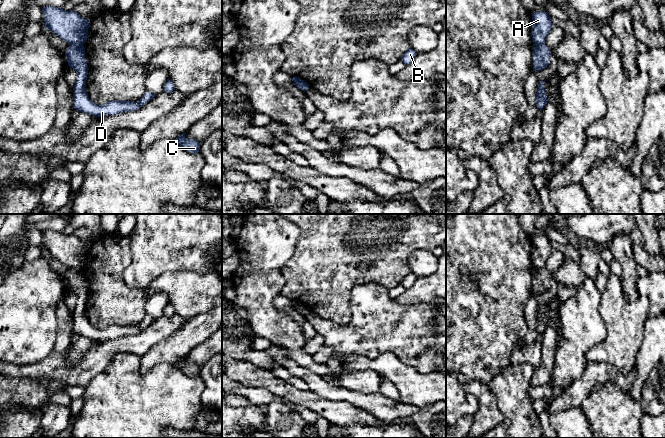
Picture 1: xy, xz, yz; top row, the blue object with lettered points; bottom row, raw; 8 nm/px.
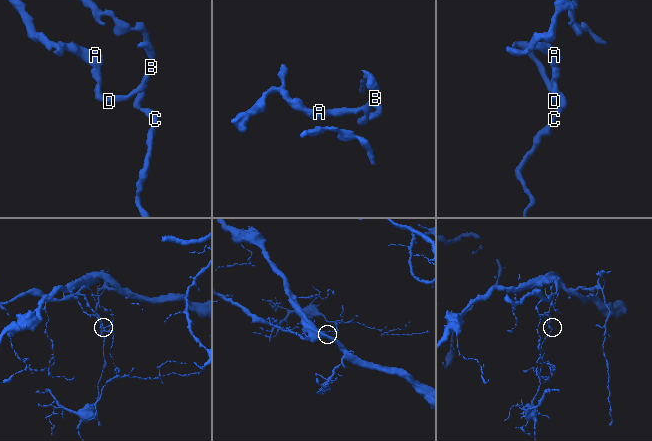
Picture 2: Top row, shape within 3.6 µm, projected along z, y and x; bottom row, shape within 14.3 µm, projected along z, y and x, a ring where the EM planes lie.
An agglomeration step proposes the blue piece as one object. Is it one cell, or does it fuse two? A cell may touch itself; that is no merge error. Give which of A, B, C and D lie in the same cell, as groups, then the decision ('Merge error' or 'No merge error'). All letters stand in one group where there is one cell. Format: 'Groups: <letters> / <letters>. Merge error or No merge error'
Groups: A / B C D. Merge error

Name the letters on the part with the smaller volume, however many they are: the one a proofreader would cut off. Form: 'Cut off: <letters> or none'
Cut off: B, C, D

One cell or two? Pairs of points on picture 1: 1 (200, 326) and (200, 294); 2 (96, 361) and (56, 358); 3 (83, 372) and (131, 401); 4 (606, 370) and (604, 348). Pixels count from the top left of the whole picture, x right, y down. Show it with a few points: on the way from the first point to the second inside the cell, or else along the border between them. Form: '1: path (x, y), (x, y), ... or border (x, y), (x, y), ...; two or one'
1: border (211, 308), (188, 318); two
2: path (86, 369), (66, 370), (64, 368); one
3: border (110, 361), (85, 387); two
4: border (588, 360), (610, 363), (623, 373), (626, 373); two

